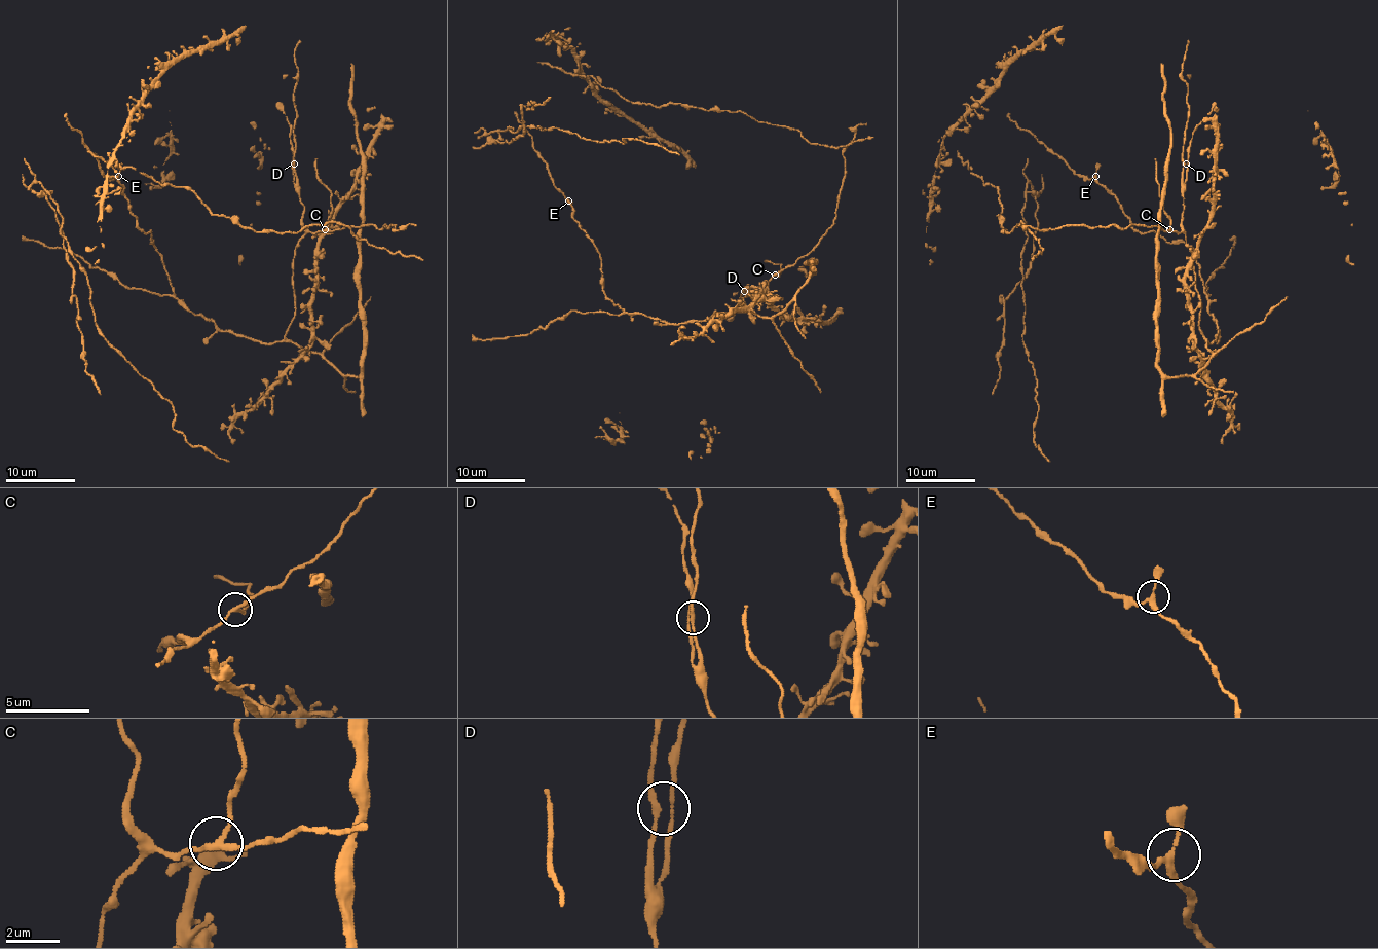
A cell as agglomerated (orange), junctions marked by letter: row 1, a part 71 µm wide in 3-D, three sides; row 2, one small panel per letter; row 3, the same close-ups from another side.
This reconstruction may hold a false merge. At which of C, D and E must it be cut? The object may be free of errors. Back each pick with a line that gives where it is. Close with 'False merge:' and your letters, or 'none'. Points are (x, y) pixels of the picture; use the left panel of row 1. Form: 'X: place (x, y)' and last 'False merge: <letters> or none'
C: place (325, 229)
False merge: C

